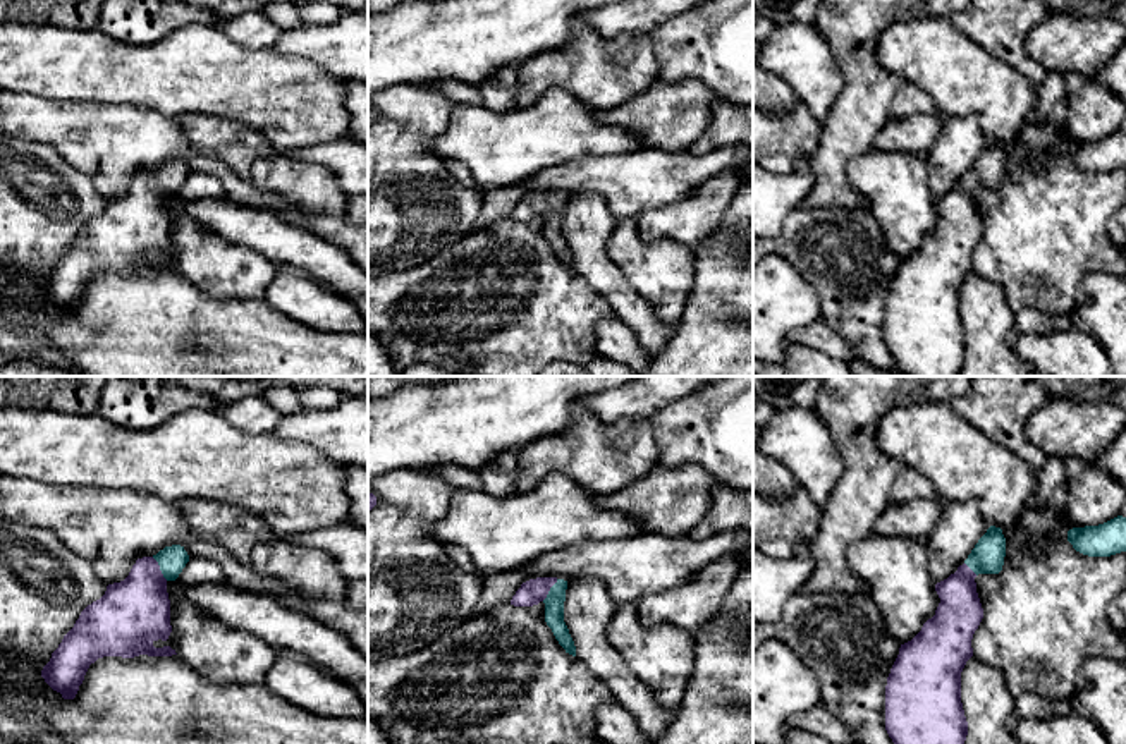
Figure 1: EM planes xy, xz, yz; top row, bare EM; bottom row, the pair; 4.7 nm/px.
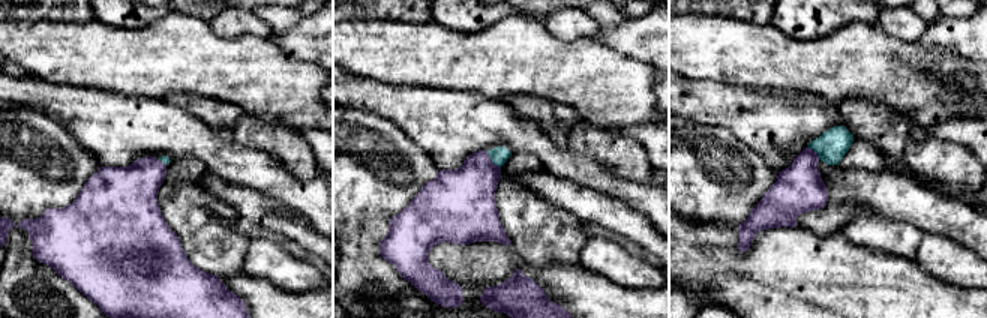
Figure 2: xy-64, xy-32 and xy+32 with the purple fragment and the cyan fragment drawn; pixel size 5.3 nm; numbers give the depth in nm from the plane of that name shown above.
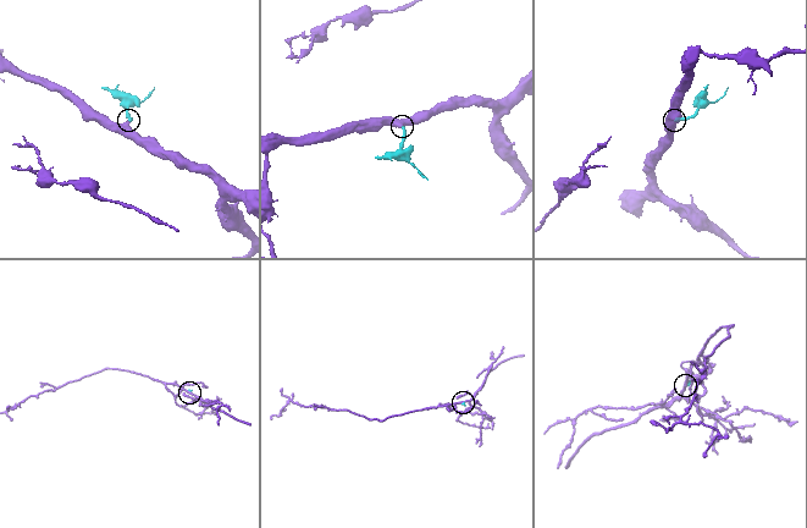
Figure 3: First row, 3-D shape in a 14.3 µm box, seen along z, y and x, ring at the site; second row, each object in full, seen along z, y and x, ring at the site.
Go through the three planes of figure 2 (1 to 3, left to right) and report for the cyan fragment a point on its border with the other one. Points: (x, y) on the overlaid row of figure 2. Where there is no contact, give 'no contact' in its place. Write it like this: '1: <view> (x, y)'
1: xy-64 (162, 162)
2: xy-32 (491, 161)
3: xy+32 (816, 153)

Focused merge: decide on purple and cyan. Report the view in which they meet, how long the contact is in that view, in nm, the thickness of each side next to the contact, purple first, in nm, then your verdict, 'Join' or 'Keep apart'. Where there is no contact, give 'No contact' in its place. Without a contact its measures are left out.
Touches purple in xy. Shared border 130 nm. Thickness 320 nm (purple) against 130 nm. Join

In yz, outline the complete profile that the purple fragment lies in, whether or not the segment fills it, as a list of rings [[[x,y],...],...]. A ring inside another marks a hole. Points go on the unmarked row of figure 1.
[[[990,141],[963,180],[935,199],[940,218],[935,230],[908,258],[901,259],[885,301],[885,345],[896,369],[908,376],[961,376],[968,337],[961,318],[961,287],[973,271],[971,254],[983,234],[976,208],[978,189],[999,189],[1006,172],[1001,143]]]

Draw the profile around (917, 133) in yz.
[[[916,113],[909,117],[890,117],[873,139],[880,151],[908,151],[927,156],[942,132],[940,113]]]

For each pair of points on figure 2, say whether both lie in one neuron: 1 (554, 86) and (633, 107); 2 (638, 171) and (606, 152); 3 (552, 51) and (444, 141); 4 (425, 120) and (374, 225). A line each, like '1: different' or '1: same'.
1: same
2: same
3: different
4: different

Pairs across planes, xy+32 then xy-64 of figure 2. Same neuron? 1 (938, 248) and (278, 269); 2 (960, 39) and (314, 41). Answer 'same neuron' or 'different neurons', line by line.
1: same neuron
2: same neuron

